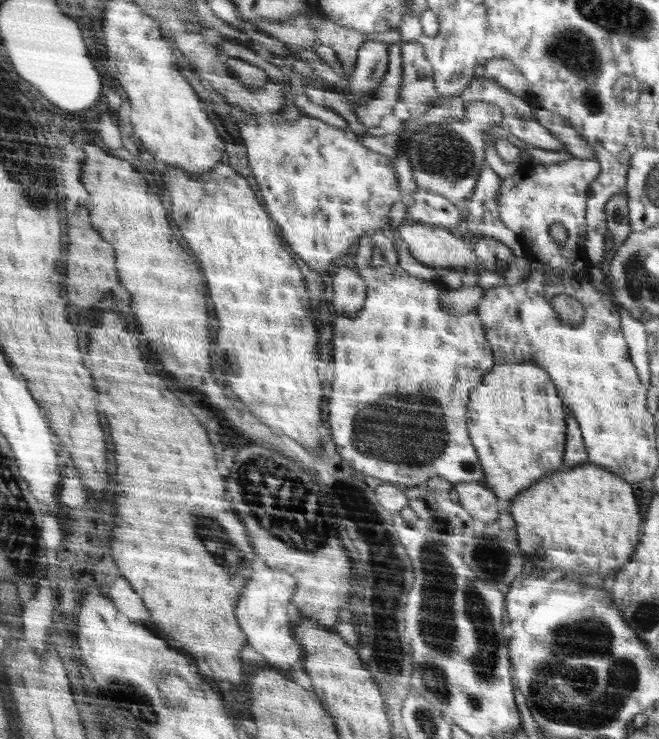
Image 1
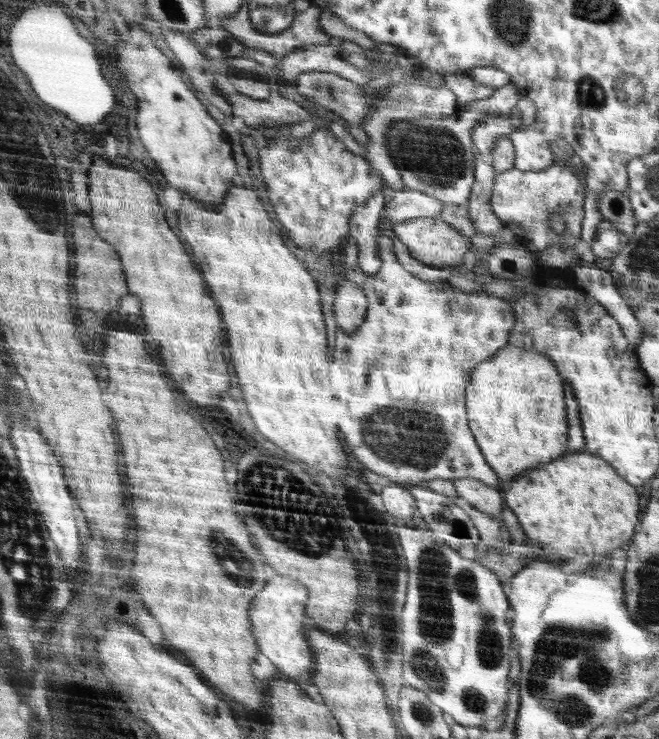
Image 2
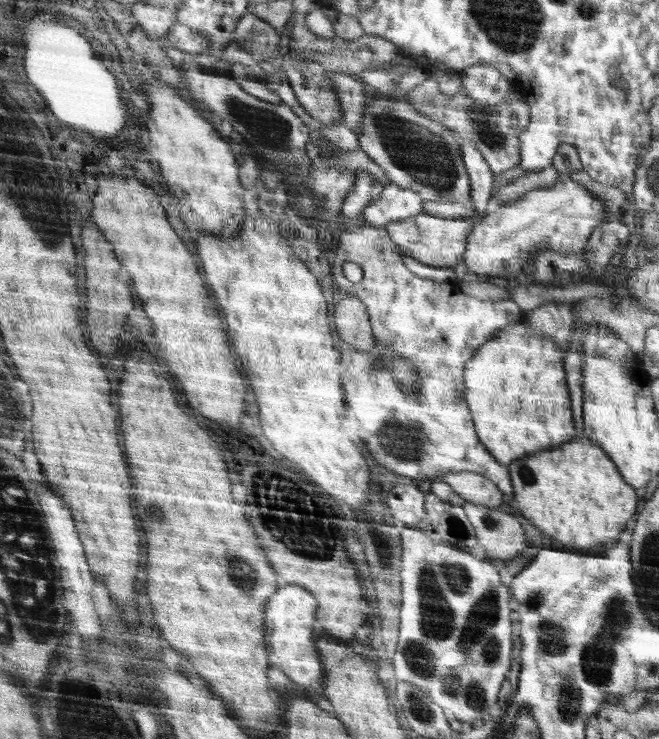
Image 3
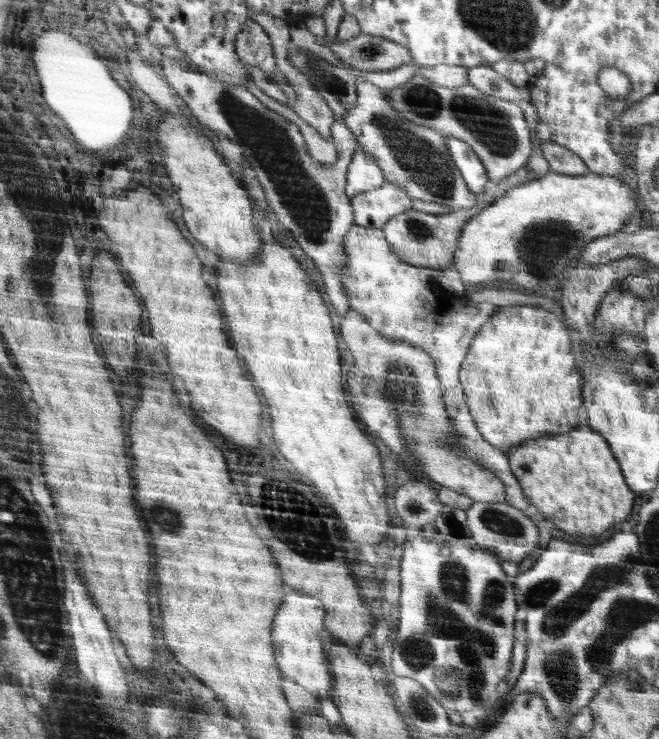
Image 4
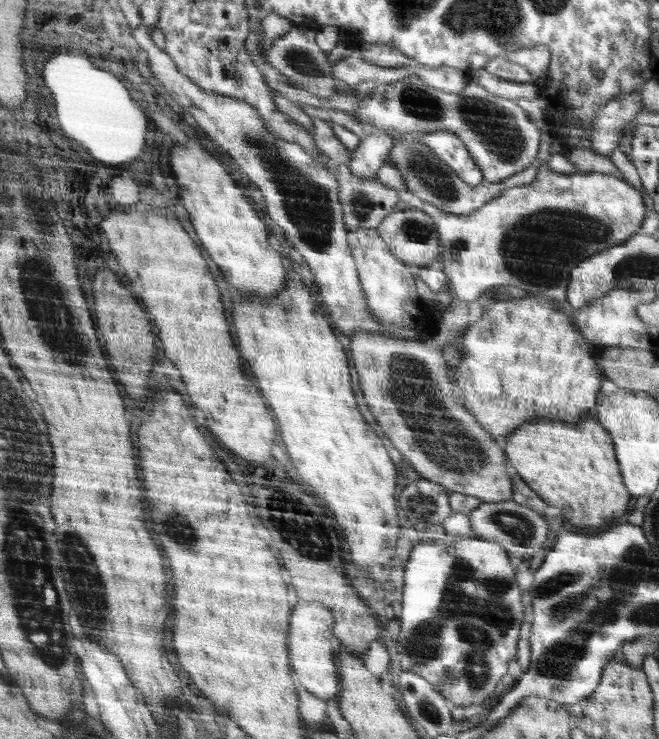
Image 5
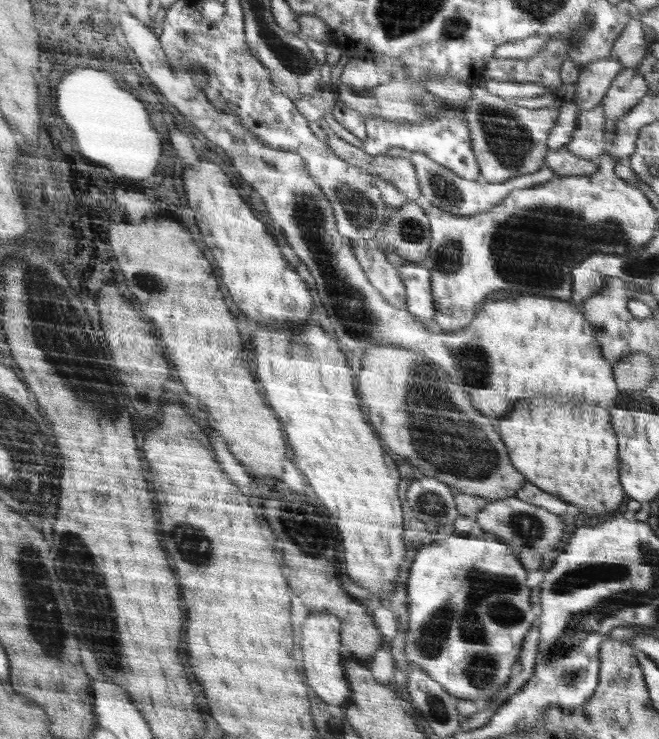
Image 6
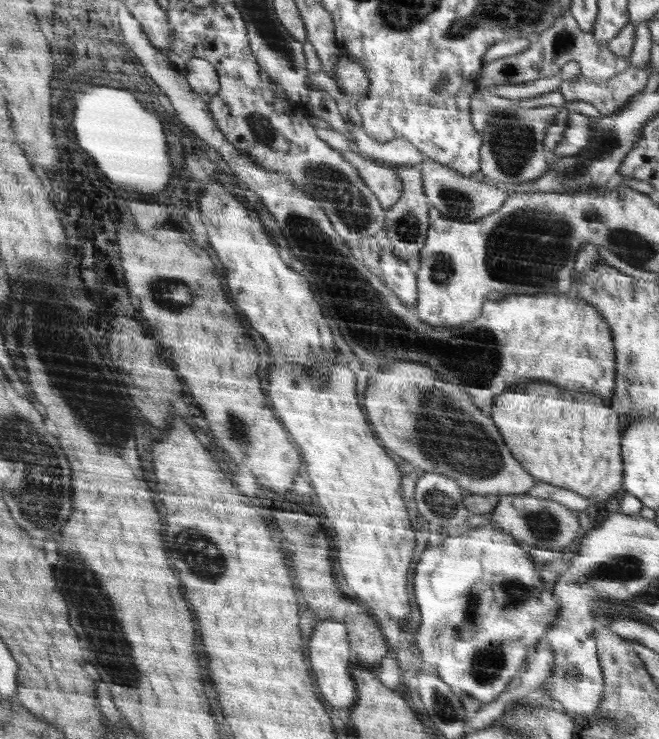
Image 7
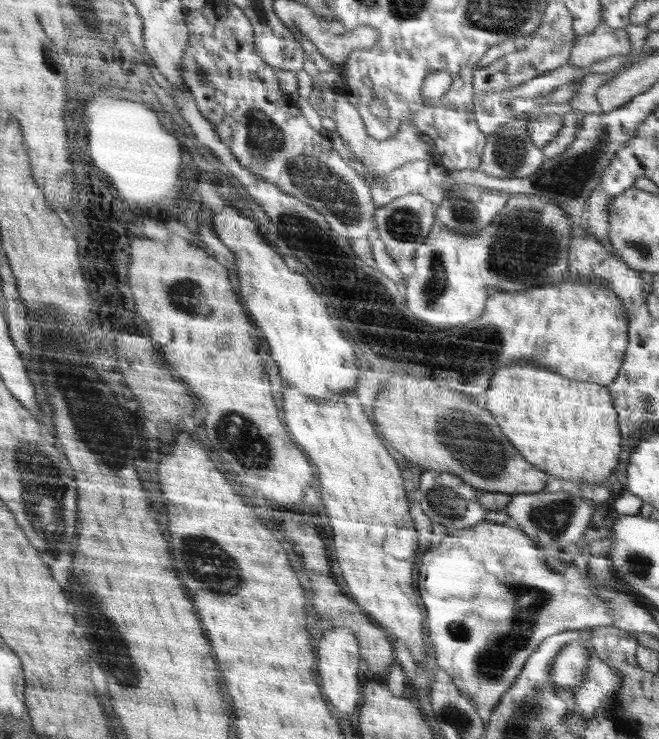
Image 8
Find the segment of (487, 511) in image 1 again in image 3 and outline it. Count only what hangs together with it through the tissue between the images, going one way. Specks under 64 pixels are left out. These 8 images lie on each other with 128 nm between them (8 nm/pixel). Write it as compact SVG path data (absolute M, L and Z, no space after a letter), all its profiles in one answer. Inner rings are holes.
M448 471L440 475L440 480L446 482L452 490L462 496L465 501L486 507L502 507L507 505L507 498L497 484L488 476L472 471Z

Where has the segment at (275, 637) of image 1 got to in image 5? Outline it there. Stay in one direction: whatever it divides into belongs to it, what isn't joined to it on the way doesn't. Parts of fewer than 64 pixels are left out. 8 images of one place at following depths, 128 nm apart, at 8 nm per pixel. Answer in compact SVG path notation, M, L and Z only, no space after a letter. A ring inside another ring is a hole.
M302 600L294 610L294 624L290 624L290 664L294 664L300 684L324 700L330 700L340 692L340 678L334 666L335 660L332 660L336 650L336 634L332 634L332 626L336 626L336 615L331 609L318 602Z

